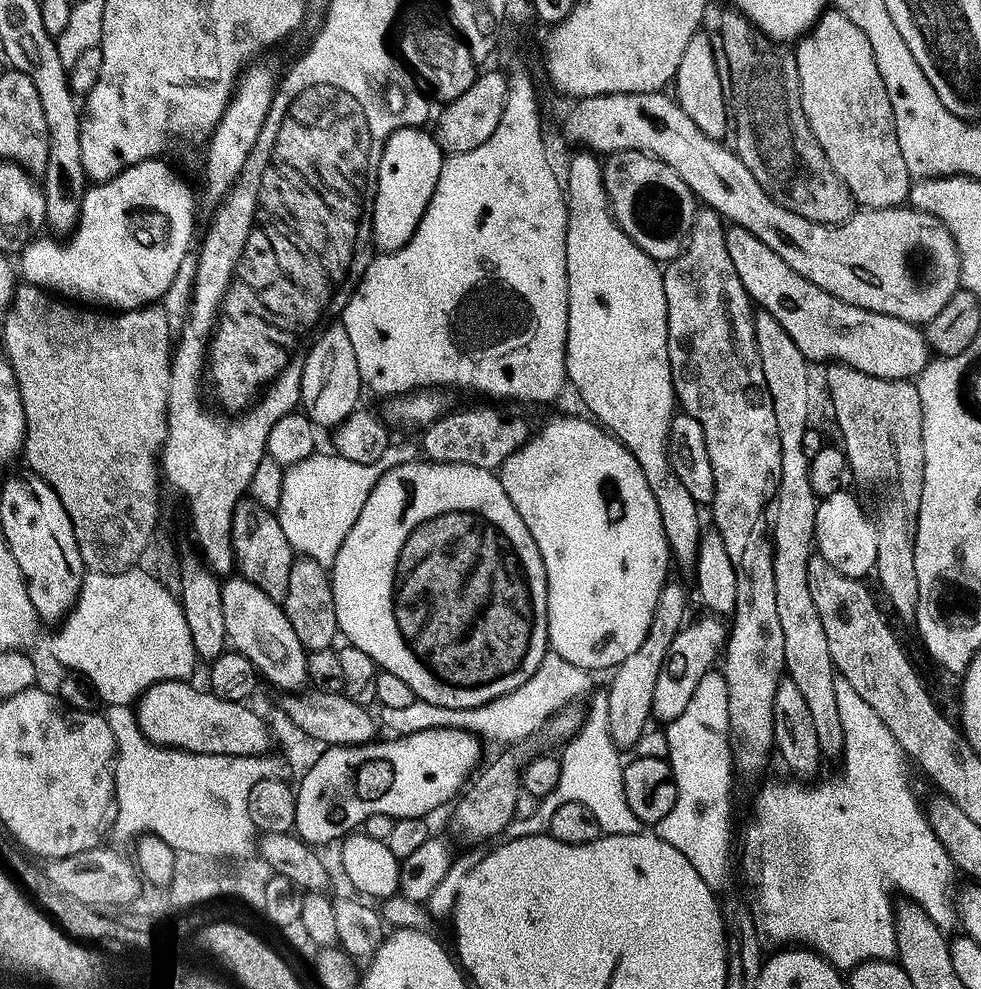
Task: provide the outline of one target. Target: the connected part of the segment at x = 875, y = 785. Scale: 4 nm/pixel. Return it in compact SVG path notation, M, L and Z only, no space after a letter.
M843 678L836 681L836 693L838 694L838 718L842 718L842 734L844 735L844 754L842 757L842 763L844 763L844 774L840 780L828 780L825 784L816 784L811 788L811 783L797 782L795 779L787 778L781 784L764 784L760 788L760 793L756 796L756 801L752 804L752 821L748 824L748 829L744 832L744 876L748 879L748 888L752 891L752 900L750 899L750 907L753 914L754 926L757 930L757 937L760 939L761 945L768 946L768 944L776 944L772 946L784 946L789 942L799 942L804 946L811 946L819 955L823 956L825 960L830 961L838 970L851 970L856 967L857 964L866 962L867 960L892 960L896 956L896 913L894 911L894 903L892 904L892 896L888 891L891 888L897 888L900 892L908 892L907 899L909 901L918 903L922 906L922 910L926 910L926 914L930 919L945 930L951 929L950 926L954 925L958 920L958 908L954 903L954 892L952 896L952 887L956 884L956 877L958 877L958 871L955 865L952 863L950 854L943 848L942 842L935 836L934 830L931 828L931 824L928 821L927 811L916 801L916 792L912 789L912 784L908 781L908 768L910 769L909 761L904 755L902 746L898 746L898 742L894 738L894 734L890 734L890 730L886 730L886 722L882 722L882 718L878 718L878 714L874 714L874 709L870 707L870 702L866 702L866 698L862 698L862 694L858 694L858 690L854 690L854 686L850 686L850 682L846 682Z

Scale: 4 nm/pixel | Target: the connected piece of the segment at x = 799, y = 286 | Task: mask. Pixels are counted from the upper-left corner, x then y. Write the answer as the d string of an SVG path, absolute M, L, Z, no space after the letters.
M729 225L724 237L730 260L749 299L781 323L810 362L845 364L873 377L894 380L915 379L927 367L932 354L919 325L842 302L787 266L774 250L742 227Z

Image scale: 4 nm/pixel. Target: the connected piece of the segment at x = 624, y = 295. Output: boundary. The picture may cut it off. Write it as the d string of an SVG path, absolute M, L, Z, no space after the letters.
M587 150L577 151L577 156L568 164L568 180L566 176L566 199L568 202L568 229L566 230L566 268L568 270L568 333L566 334L566 370L568 384L576 387L580 400L593 412L591 415L607 431L613 433L620 443L625 444L634 454L638 466L642 466L642 474L646 474L646 482L650 486L650 494L654 494L654 502L660 500L688 500L690 490L682 486L676 477L673 457L668 457L668 444L672 431L672 418L678 408L676 391L672 385L672 371L668 357L668 319L666 318L666 294L664 293L664 273L661 265L652 260L645 252L616 225L608 206L608 195L604 189L604 173L602 164L593 153Z

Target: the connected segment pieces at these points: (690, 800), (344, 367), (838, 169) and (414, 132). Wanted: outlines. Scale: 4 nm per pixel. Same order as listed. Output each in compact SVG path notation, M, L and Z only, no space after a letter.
M719 671L707 672L698 682L693 697L690 698L686 710L677 720L669 723L668 752L666 759L672 768L672 777L676 783L676 801L670 822L655 825L655 835L660 836L678 854L686 857L686 862L698 870L702 882L712 889L719 889L719 884L728 880L728 871L732 868L732 844L728 839L732 836L732 774L734 775L733 745L730 743L730 729L728 725L728 696L727 683Z
M343 323L332 324L312 344L308 357L302 360L302 390L300 403L303 411L312 419L312 423L321 429L335 429L350 413L357 411L362 393L358 358L354 354L354 345Z
M839 9L825 11L820 19L797 41L794 48L798 66L800 97L811 132L818 139L831 168L850 189L853 199L863 207L901 207L908 199L912 177L898 144L893 104L874 62L870 40Z
M423 127L397 128L384 142L384 153L378 166L376 179L376 197L372 199L372 242L380 252L396 252L418 230L422 214L438 186L438 174L442 170L446 156L440 151L435 135Z

